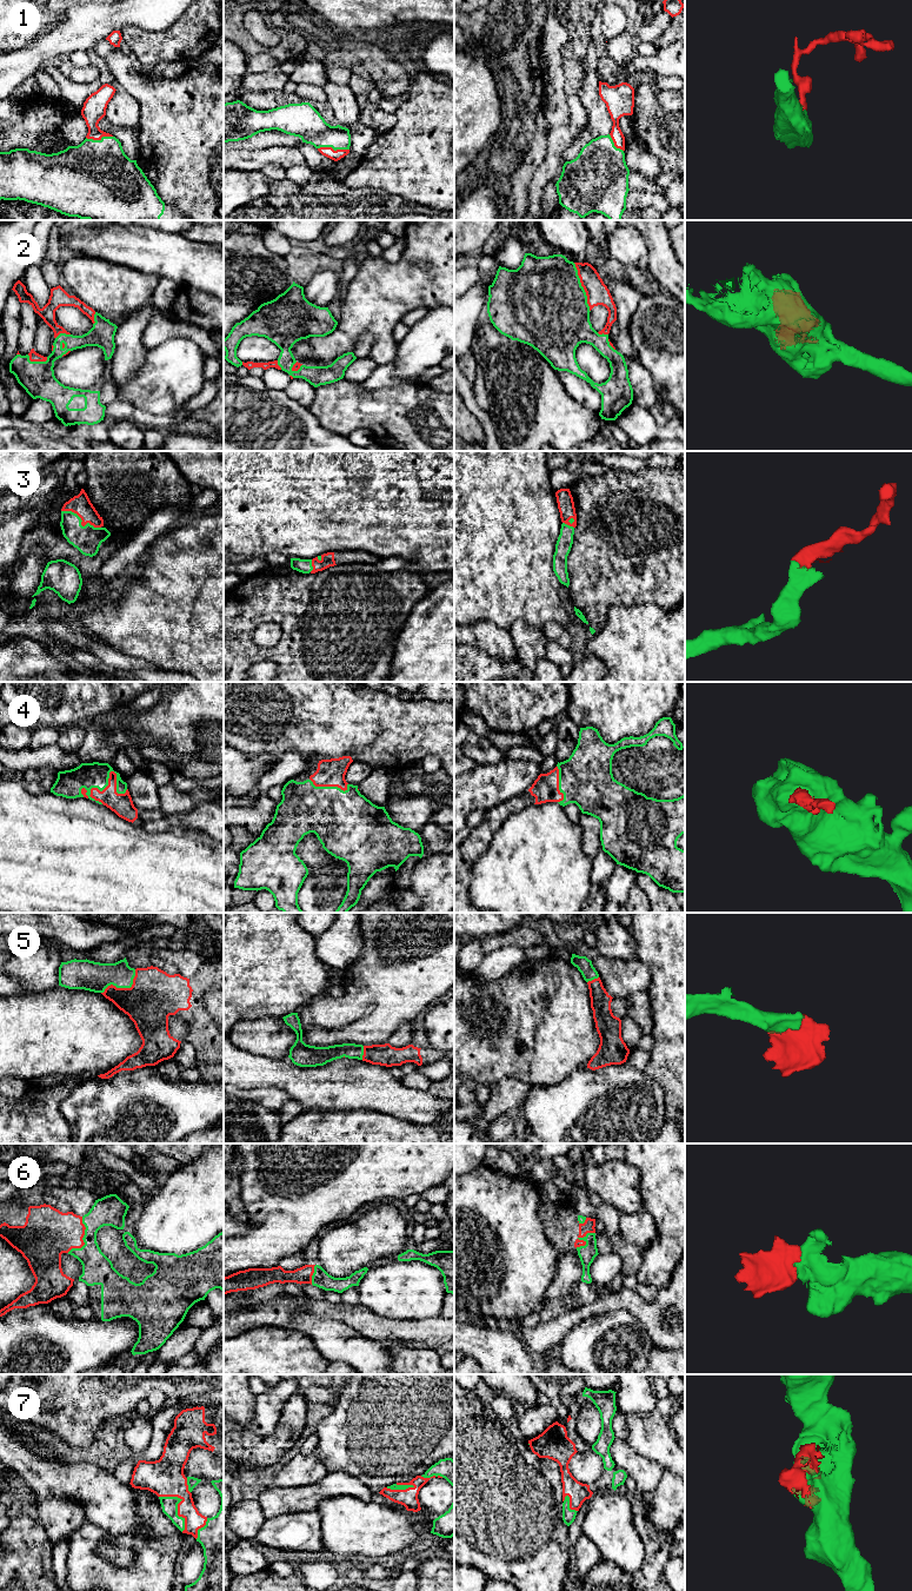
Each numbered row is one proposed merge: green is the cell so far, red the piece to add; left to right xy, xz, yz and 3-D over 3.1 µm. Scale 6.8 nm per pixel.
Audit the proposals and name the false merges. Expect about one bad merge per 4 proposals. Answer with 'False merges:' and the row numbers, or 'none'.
False merges: none

